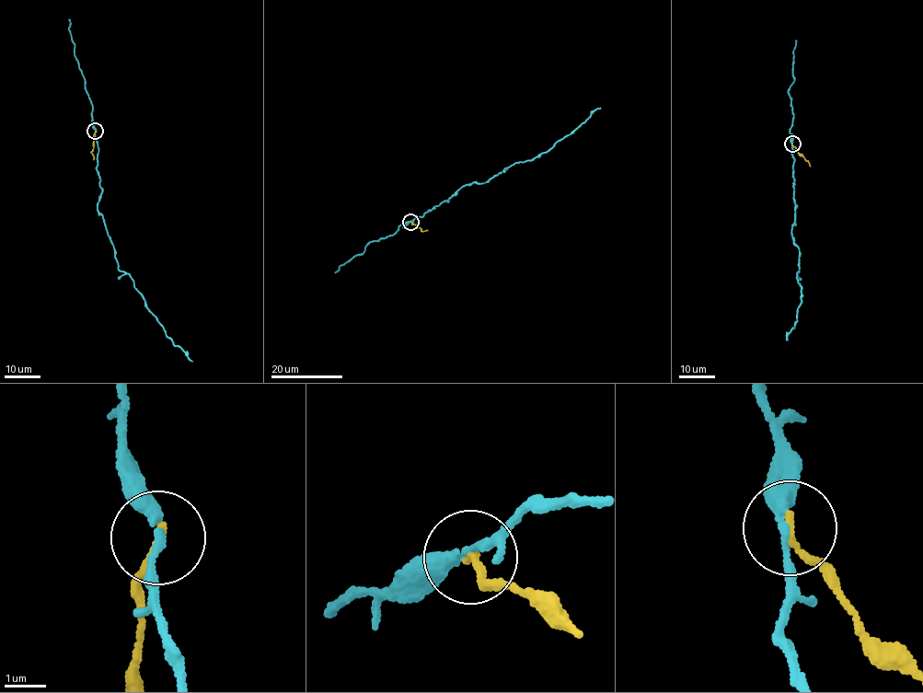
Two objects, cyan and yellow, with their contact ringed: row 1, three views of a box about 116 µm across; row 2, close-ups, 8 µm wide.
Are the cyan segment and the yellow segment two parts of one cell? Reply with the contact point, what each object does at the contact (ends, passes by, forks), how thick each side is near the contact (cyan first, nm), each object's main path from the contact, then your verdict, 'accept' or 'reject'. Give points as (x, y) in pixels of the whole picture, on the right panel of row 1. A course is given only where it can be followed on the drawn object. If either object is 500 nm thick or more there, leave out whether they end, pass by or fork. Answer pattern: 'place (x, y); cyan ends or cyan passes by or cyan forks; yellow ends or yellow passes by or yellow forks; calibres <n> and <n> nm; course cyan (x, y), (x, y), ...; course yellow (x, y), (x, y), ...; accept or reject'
place (792, 144); cyan passes by; yellow ends; calibres 240 and 180 nm; course cyan (792, 144), (795, 223), (791, 231), (793, 243), (799, 249), (796, 278), (801, 301), (794, 327), (786, 340); course yellow (792, 144), (810, 166); reject

